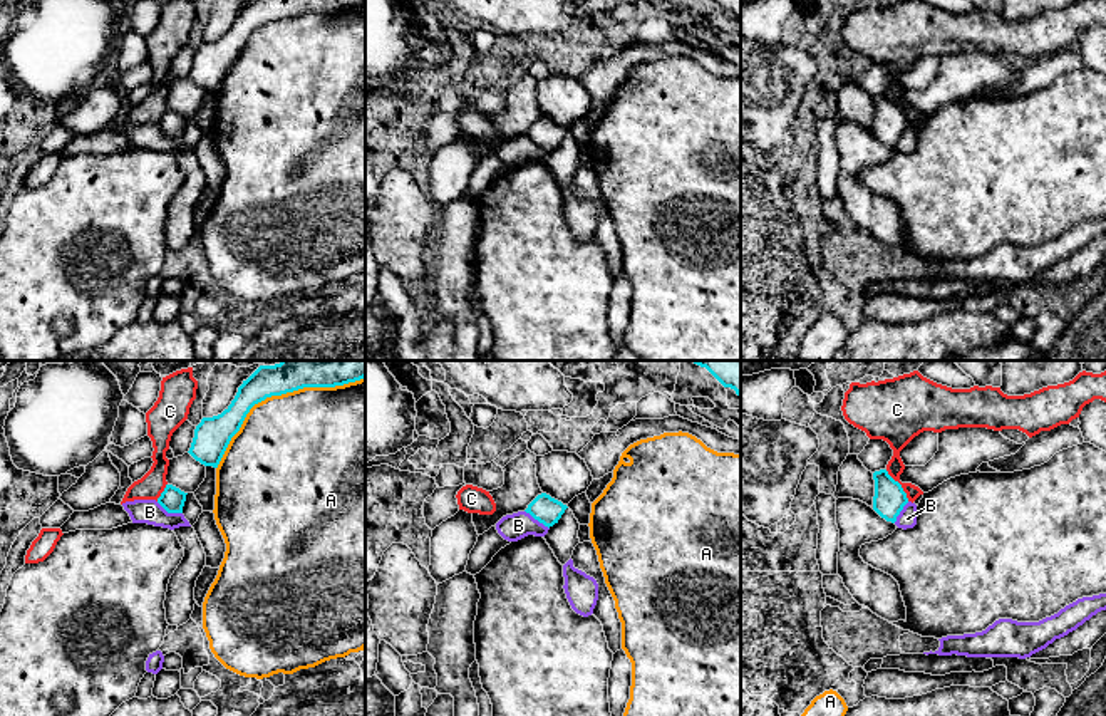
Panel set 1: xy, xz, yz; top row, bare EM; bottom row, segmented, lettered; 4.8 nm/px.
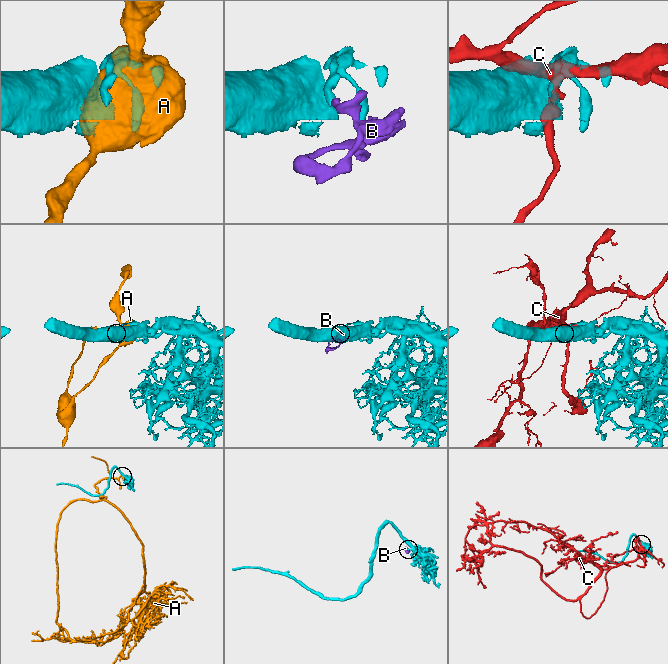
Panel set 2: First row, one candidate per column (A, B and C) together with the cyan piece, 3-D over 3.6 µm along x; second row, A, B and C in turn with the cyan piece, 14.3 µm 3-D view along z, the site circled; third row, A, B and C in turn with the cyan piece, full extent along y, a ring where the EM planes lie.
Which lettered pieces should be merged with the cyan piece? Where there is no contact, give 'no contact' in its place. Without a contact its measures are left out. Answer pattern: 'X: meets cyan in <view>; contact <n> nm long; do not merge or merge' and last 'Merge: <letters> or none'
A: meets cyan in xy; contact 850 nm long; do not merge
B: meets cyan in xy; contact 140 nm long; do not merge
C: meets cyan in yz; contact 190 nm long; do not merge
Merge: none

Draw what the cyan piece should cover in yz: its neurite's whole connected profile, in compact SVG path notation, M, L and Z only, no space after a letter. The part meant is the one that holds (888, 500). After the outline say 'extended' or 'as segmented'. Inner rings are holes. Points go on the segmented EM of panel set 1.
M886 470L875 471L873 480L873 510L886 521L895 523L897 516L908 503L907 493L903 491L902 485L888 475Z; as segmented

